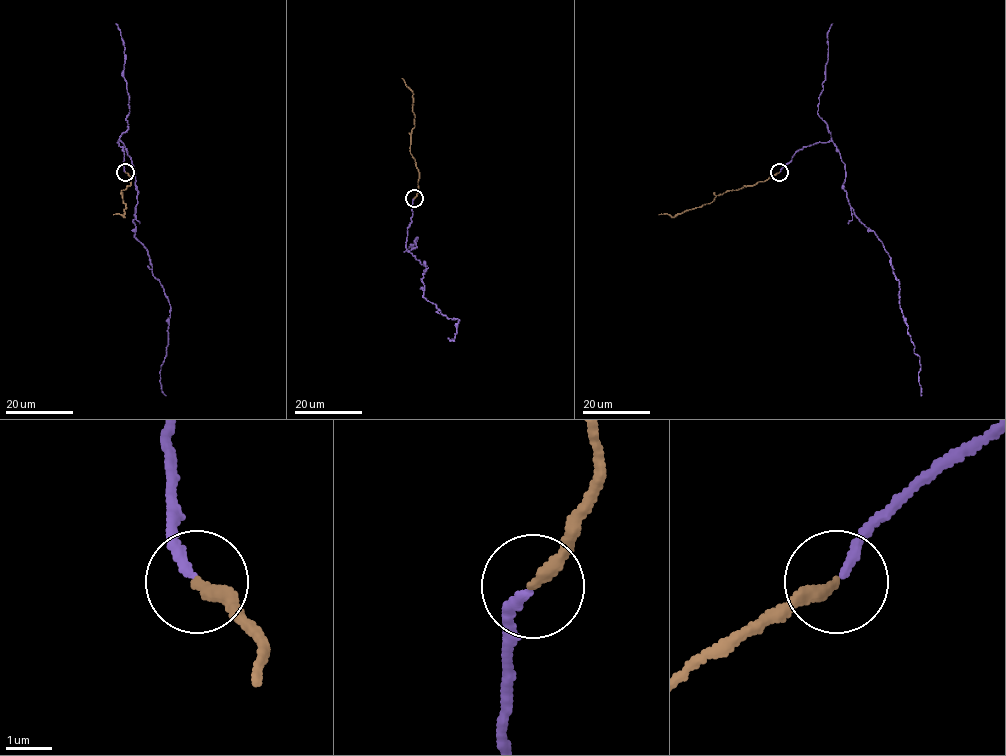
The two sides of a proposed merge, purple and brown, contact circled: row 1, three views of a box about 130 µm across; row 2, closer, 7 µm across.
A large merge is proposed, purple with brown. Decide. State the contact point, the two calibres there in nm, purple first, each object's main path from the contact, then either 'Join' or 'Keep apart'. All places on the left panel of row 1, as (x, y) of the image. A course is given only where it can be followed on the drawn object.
Place: (125, 172). Thickness 200 nm (purple) against 280 nm. Course of purple: (125, 172), (119, 141), (134, 167), (134, 237), (150, 256), (152, 274), (170, 305), (160, 373), (166, 395). Course of brown: (125, 172), (130, 177), (130, 185), (122, 190), (126, 204), (124, 216), (113, 215). Join

